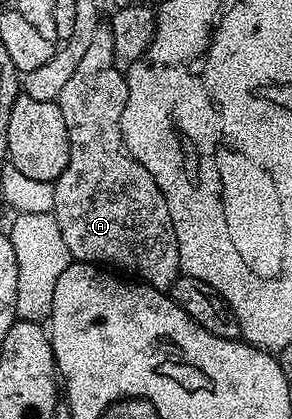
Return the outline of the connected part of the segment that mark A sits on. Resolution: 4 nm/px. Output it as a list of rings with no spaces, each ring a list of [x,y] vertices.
[[[101,27],[96,31],[95,39],[89,44],[88,51],[82,56],[64,89],[60,91],[57,102],[64,115],[64,127],[68,127],[70,162],[57,181],[53,182],[52,212],[60,223],[60,232],[64,234],[64,243],[68,243],[71,258],[121,271],[153,289],[169,291],[174,280],[180,276],[180,251],[176,243],[176,231],[168,203],[160,187],[156,187],[156,179],[152,179],[152,175],[144,171],[144,167],[130,154],[122,138],[122,116],[124,103],[128,103],[128,87],[125,72],[114,62],[114,44],[109,28]]]

